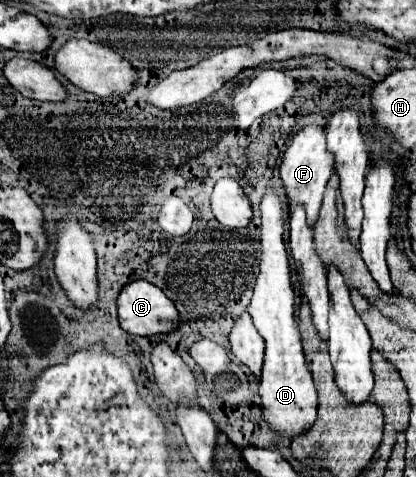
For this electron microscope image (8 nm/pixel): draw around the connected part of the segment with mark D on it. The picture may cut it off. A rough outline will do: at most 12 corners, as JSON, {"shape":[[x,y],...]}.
{"shape":[[261,200],[263,260],[249,304],[265,340],[259,408],[293,440],[317,392],[295,324],[281,202]]}

